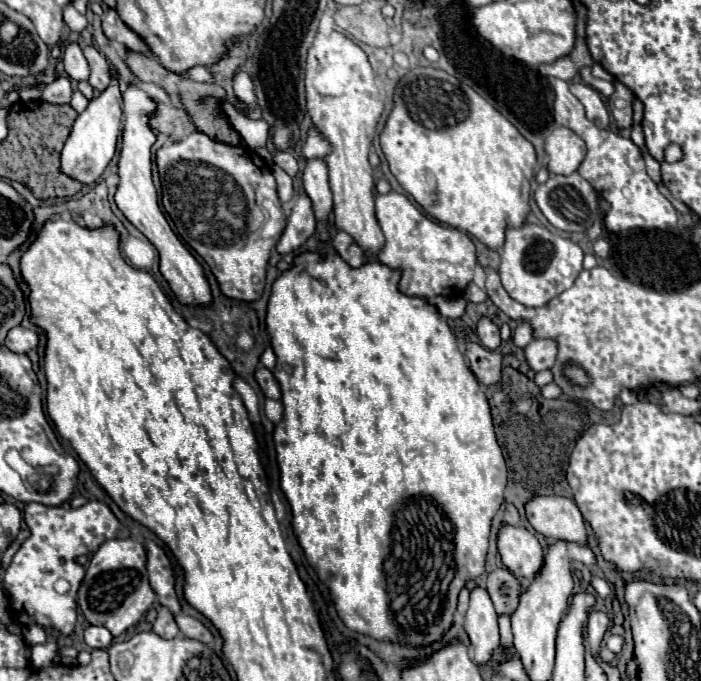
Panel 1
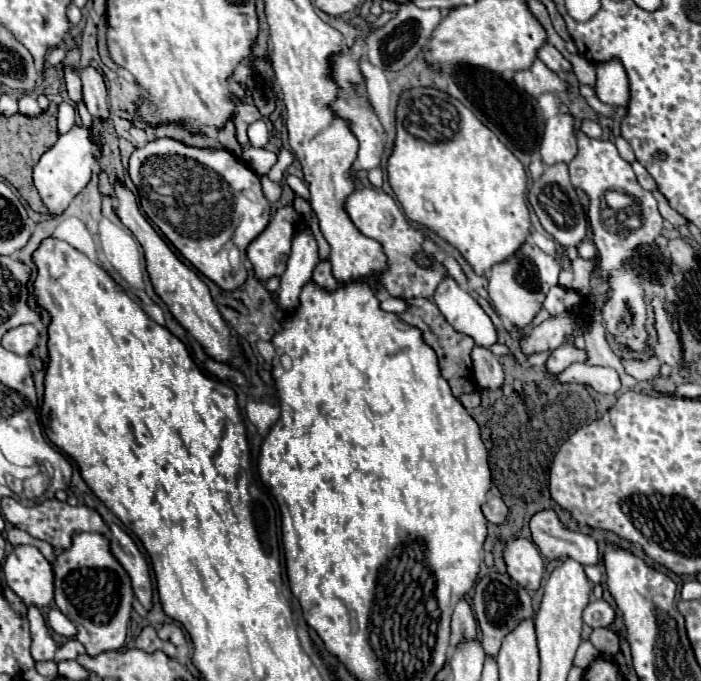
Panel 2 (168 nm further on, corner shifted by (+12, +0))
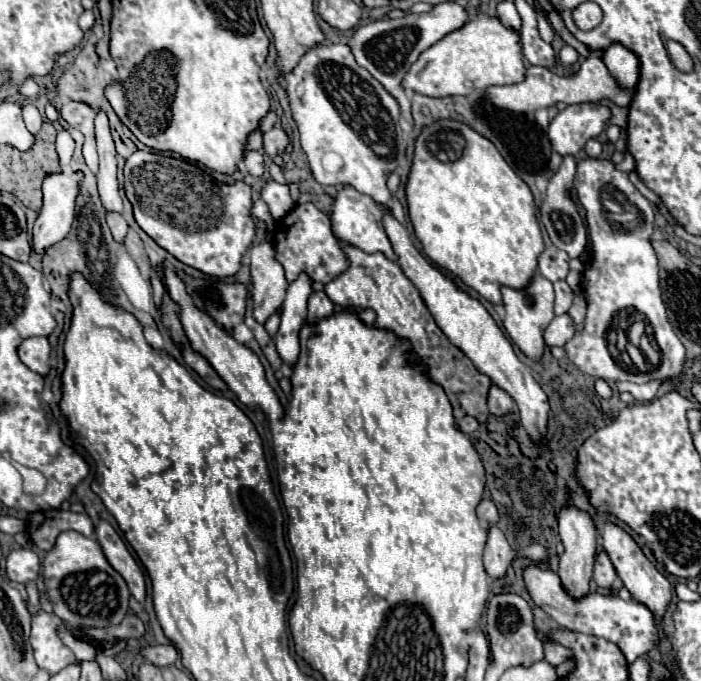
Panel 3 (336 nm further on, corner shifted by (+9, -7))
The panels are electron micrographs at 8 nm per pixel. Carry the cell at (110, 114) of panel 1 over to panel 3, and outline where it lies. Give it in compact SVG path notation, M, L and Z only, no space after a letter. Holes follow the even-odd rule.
M53 173L43 181L43 207L33 227L33 249L45 253L47 247L63 241L75 219L75 197L81 173Z

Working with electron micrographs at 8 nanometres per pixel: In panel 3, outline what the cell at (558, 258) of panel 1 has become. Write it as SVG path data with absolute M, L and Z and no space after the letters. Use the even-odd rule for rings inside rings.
M535 275L533 281L521 289L515 291L511 287L503 287L503 307L505 307L505 319L503 325L511 337L511 341L533 361L541 361L543 351L545 351L545 339L543 339L543 331L545 327L551 323L551 319L555 317L553 313L553 285L543 277L543 275Z

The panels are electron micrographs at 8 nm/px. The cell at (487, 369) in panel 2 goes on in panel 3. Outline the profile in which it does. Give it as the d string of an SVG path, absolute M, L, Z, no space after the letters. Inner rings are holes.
M493 385L489 389L489 411L491 411L491 415L501 417L501 415L513 413L513 409L515 409L513 399L503 389L499 389L497 385Z

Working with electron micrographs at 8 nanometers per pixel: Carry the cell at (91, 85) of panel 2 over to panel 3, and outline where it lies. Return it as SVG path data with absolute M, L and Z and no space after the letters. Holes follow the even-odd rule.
M103 111L97 113L95 131L97 131L97 149L99 149L99 173L97 173L99 195L107 211L121 213L123 203L121 203L119 187L117 187L117 159L115 159L117 153L115 153L115 145L109 133L107 115Z

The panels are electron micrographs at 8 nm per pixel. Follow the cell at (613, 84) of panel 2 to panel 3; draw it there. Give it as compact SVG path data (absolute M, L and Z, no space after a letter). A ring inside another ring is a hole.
M611 43L603 53L603 61L621 87L635 87L639 79L639 57L631 49Z

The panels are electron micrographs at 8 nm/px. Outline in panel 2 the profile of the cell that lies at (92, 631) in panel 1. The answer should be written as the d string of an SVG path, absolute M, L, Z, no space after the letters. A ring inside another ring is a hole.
M70 638L58 652L56 652L56 662L58 660L74 660L78 654L84 654L84 646L76 640L76 638Z

